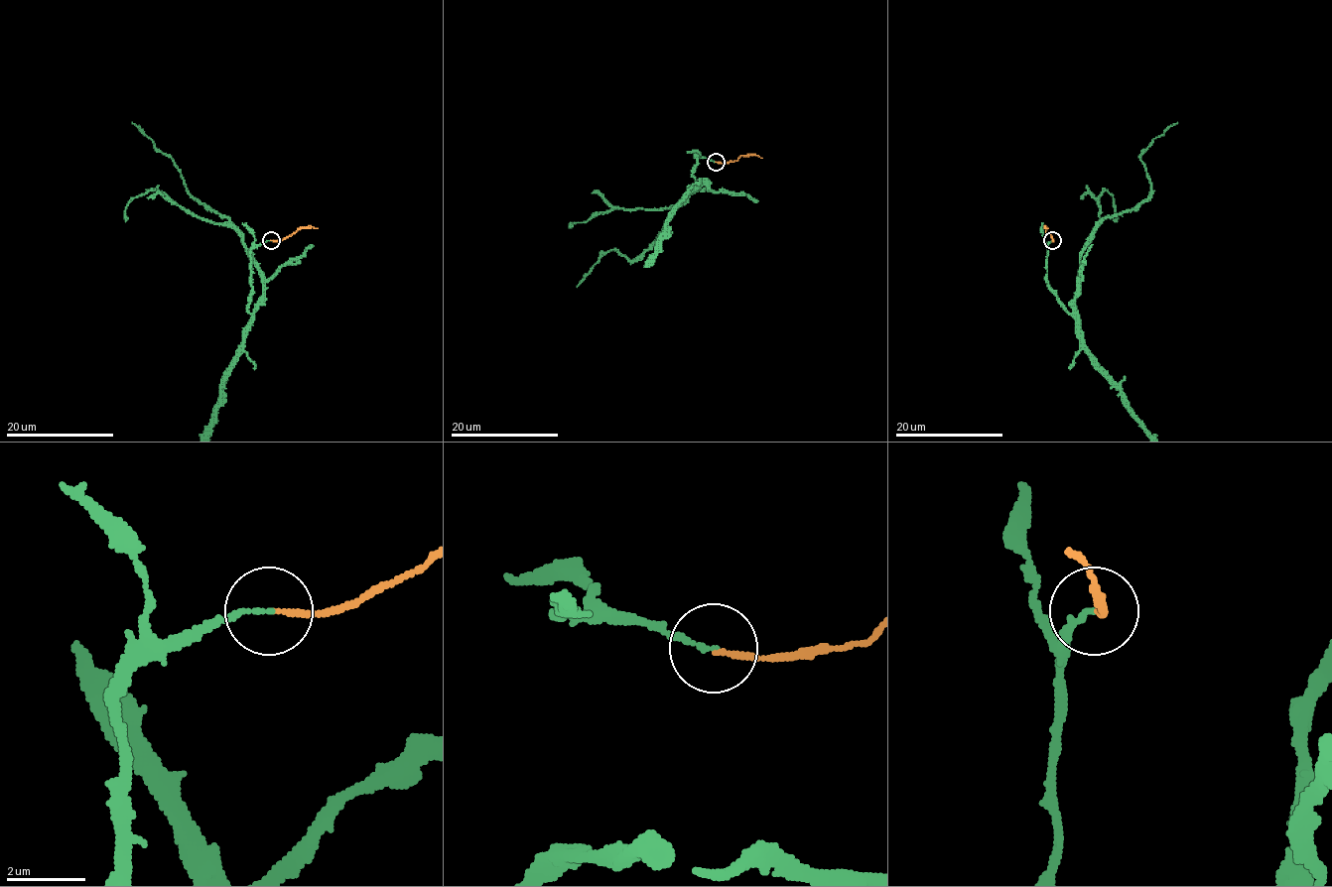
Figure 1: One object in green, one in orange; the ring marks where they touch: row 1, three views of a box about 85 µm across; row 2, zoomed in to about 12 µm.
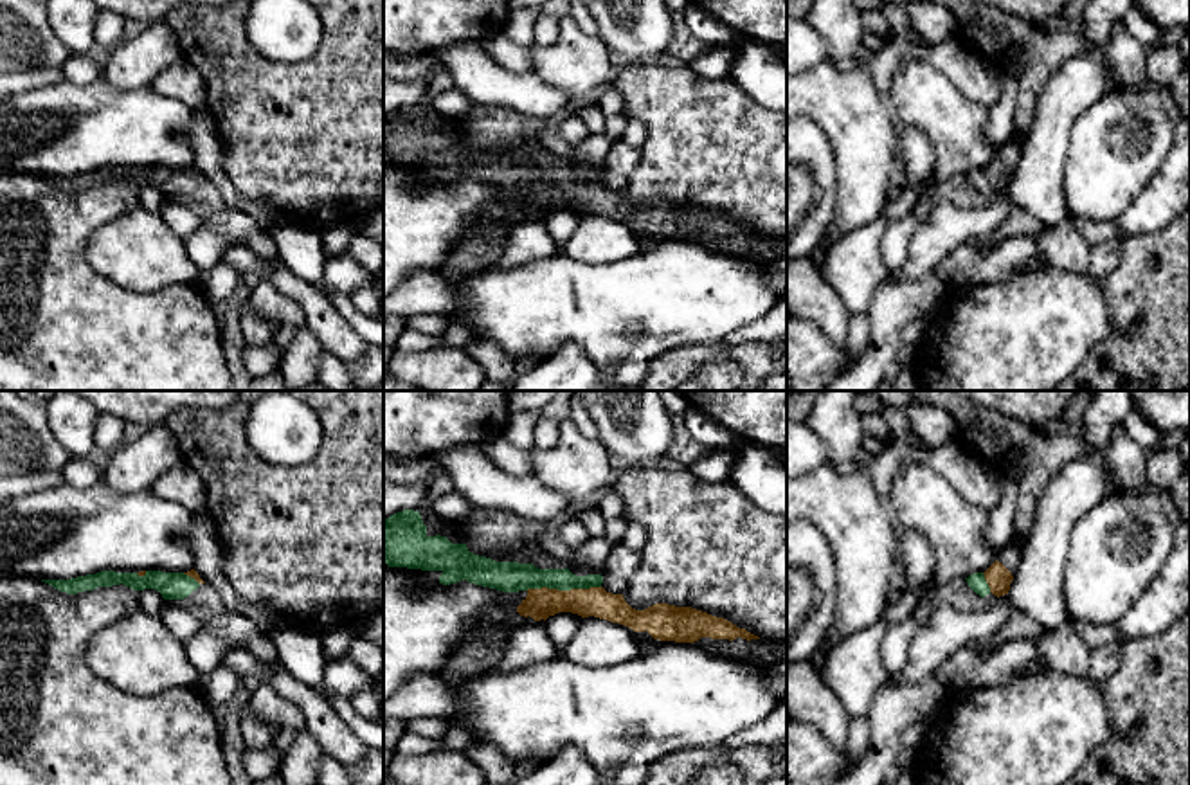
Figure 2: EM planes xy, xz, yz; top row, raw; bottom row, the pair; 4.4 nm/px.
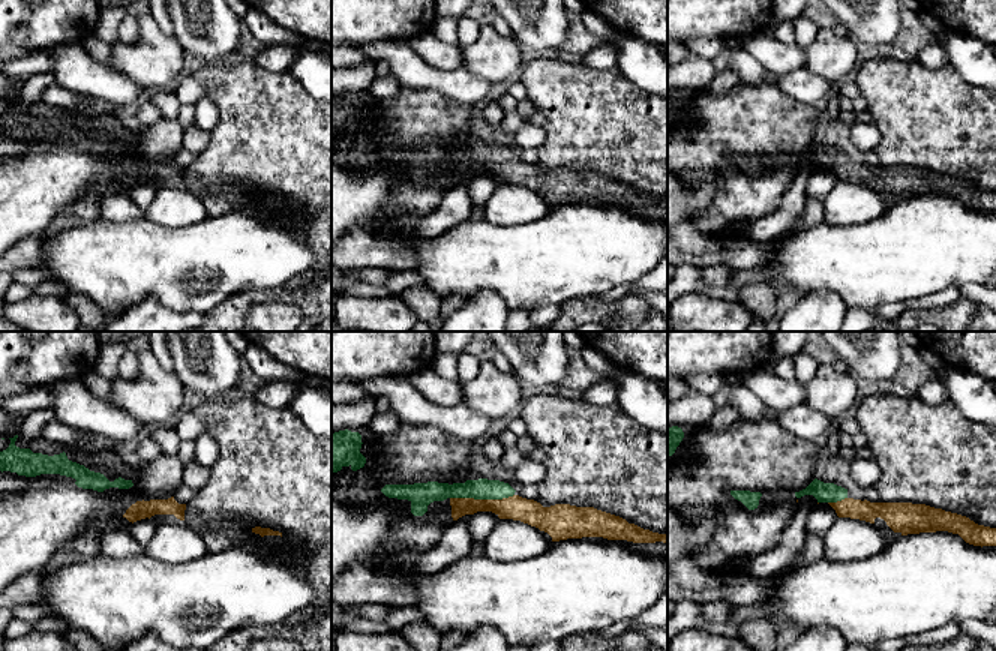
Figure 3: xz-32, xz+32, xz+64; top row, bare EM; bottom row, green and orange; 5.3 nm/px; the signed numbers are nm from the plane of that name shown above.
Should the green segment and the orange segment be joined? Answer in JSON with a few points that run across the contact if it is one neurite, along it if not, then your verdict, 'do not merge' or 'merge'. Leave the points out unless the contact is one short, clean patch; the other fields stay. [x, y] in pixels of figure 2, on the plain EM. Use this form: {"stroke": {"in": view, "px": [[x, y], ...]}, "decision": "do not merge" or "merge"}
{"stroke": {"in": "xz", "px": [[510, 173], [562, 186], [553, 188], [540, 200]]}, "decision": "merge"}

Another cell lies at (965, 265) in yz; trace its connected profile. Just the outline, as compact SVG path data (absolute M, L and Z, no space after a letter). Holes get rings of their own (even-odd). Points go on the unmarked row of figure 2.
M1033 236L1006 238L988 250L979 250L976 239L961 243L934 270L949 290L963 284L1006 283L1042 250Z

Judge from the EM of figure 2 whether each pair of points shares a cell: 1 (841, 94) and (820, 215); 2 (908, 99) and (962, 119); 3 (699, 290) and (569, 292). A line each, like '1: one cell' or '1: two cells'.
1: two cells
2: one cell
3: one cell

